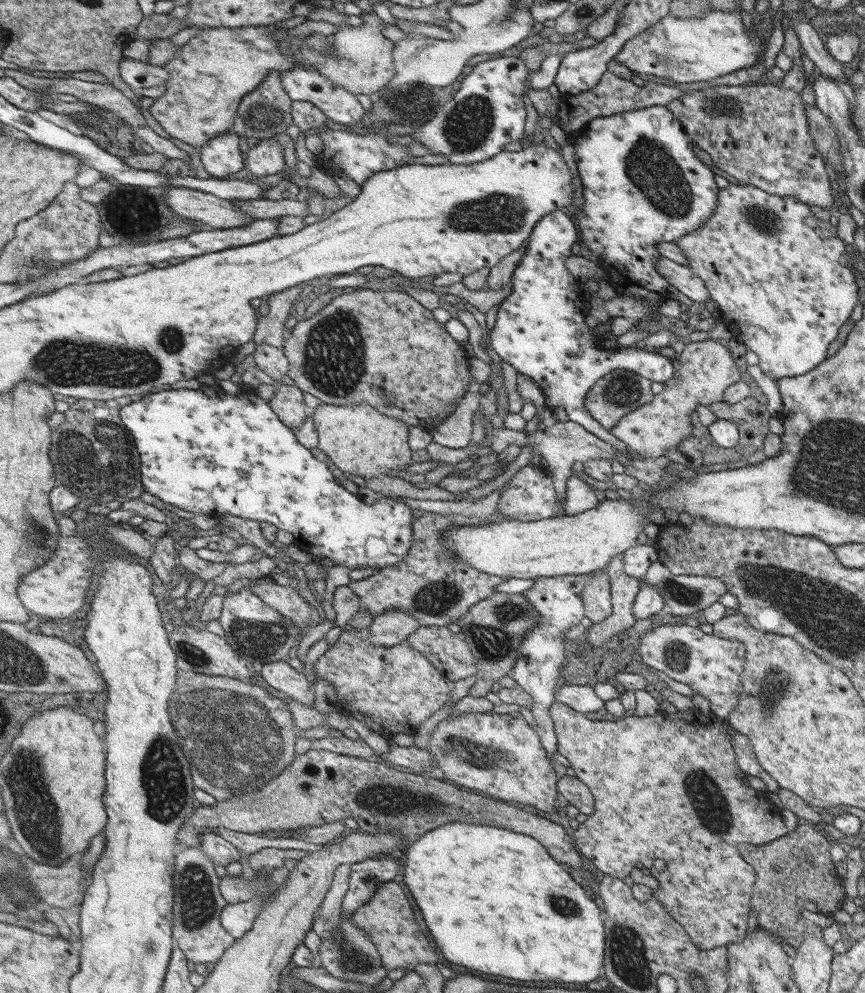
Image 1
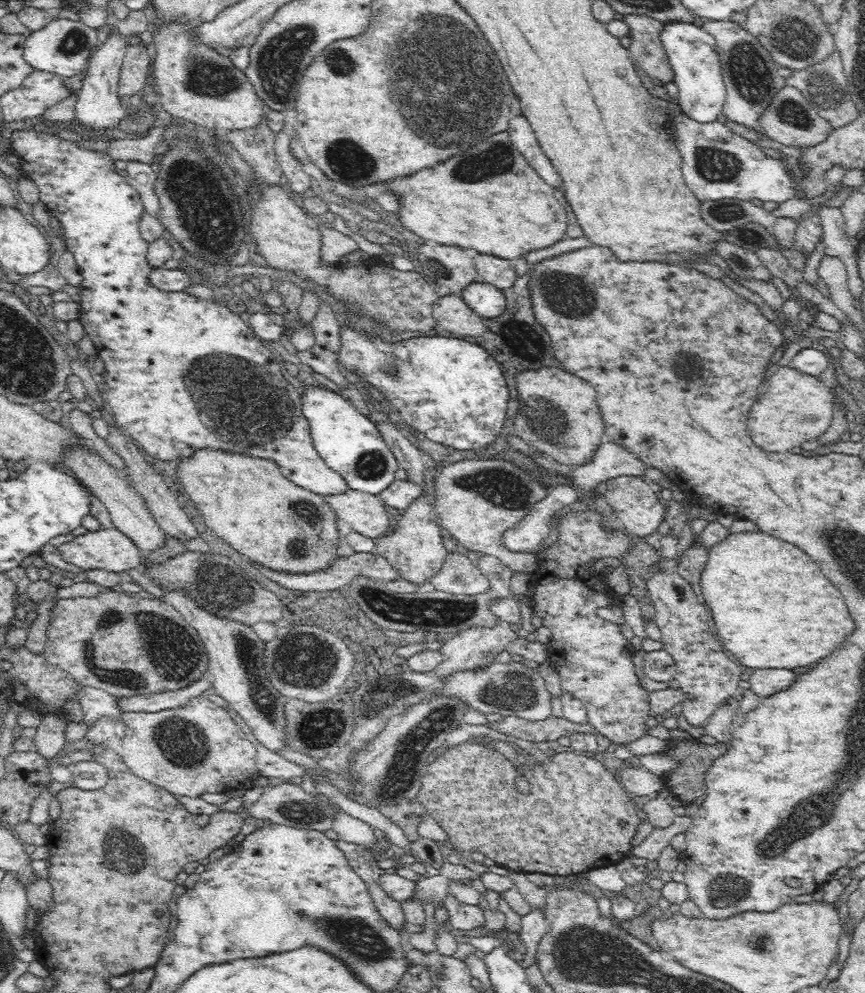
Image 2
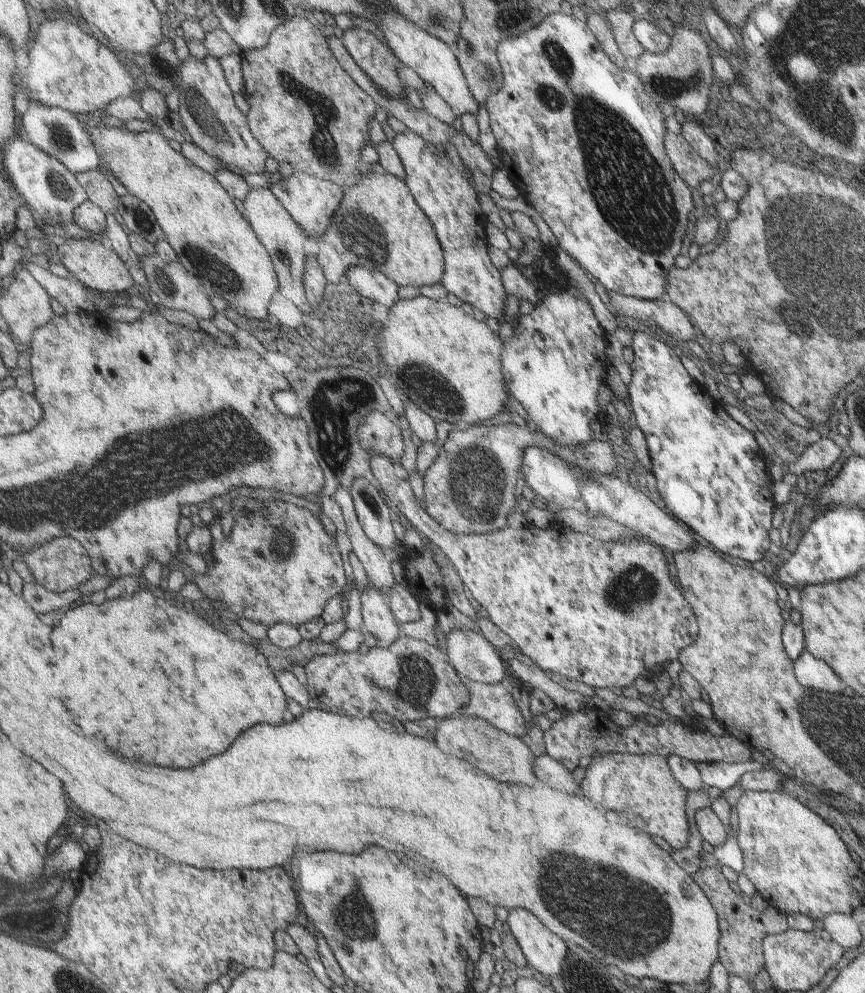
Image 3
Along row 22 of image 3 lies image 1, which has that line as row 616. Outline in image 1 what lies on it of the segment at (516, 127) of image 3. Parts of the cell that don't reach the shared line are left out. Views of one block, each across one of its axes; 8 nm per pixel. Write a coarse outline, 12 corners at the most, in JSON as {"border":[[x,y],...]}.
{"border":[[592,576],[539,577],[523,598],[539,614],[509,676],[531,699],[547,756],[548,713],[569,626],[586,622]]}

